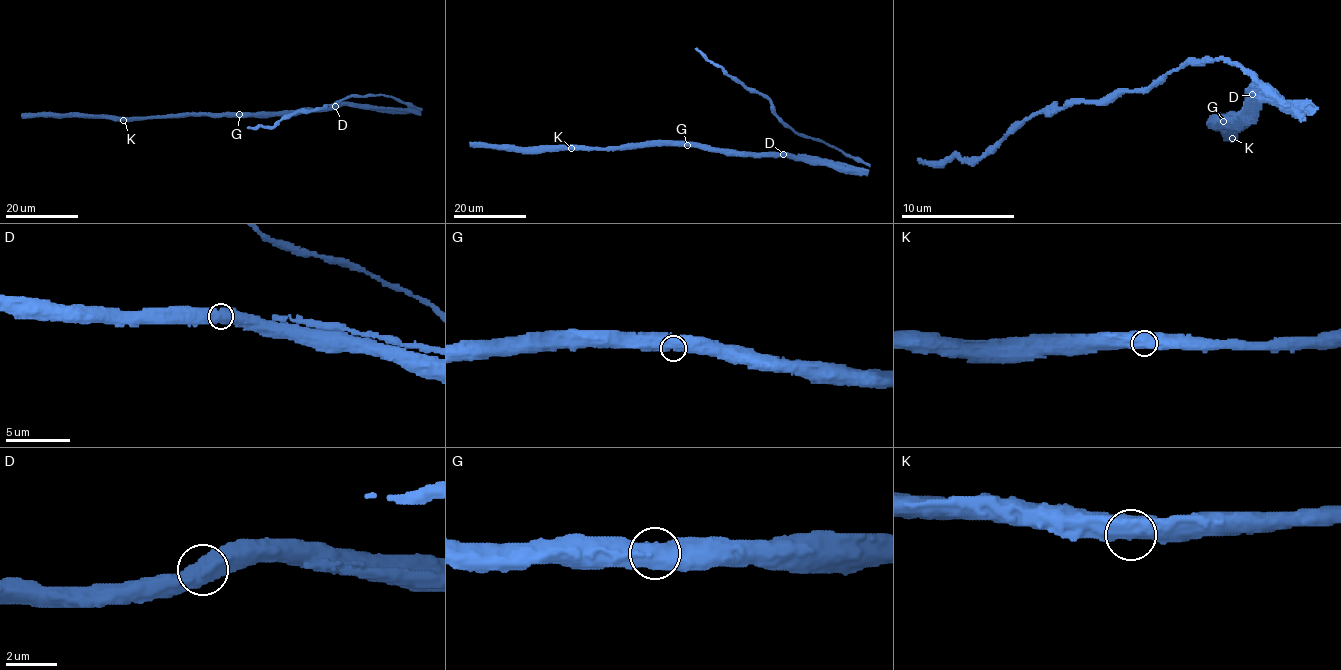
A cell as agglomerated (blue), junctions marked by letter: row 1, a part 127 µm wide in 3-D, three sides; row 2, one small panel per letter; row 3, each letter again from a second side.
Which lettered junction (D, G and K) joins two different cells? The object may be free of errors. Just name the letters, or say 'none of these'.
D

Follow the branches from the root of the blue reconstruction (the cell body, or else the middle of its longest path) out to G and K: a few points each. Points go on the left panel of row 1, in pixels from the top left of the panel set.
G: (340, 105), (239, 114)
K: (340, 105), (239, 115), (147, 116), (123, 120)

